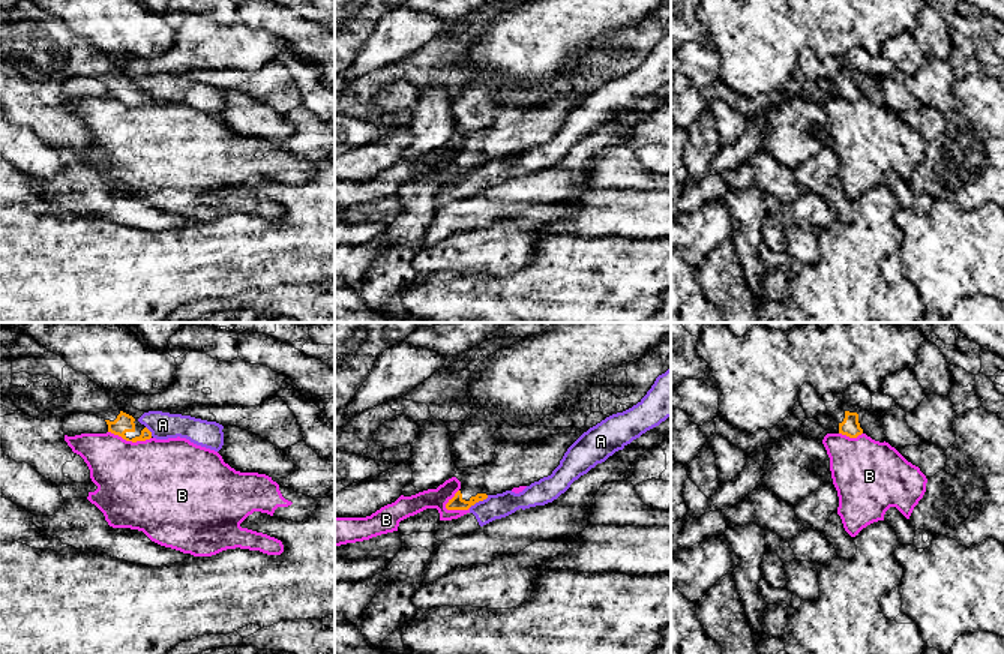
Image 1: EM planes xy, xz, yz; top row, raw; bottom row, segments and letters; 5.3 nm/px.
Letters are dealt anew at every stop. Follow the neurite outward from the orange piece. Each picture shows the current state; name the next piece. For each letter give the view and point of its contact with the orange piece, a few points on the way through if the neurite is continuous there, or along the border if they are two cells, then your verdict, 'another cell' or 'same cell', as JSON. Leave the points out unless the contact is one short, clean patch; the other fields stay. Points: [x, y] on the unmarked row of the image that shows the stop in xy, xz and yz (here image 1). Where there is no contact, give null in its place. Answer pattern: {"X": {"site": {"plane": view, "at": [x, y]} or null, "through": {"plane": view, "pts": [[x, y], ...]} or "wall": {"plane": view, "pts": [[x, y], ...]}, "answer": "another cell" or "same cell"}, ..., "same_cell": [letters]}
{"A": {"site": {"plane": "xz", "at": [477, 165]}, "wall": {"plane": "xz", "pts": [[488, 159], [468, 171]]}, "answer": "another cell"}, "B": {"site": {"plane": "xy", "at": [129, 104]}, "wall": {"plane": "xy", "pts": [[108, 95], [132, 105], [150, 102]]}, "answer": "another cell"}, "same_cell": []}

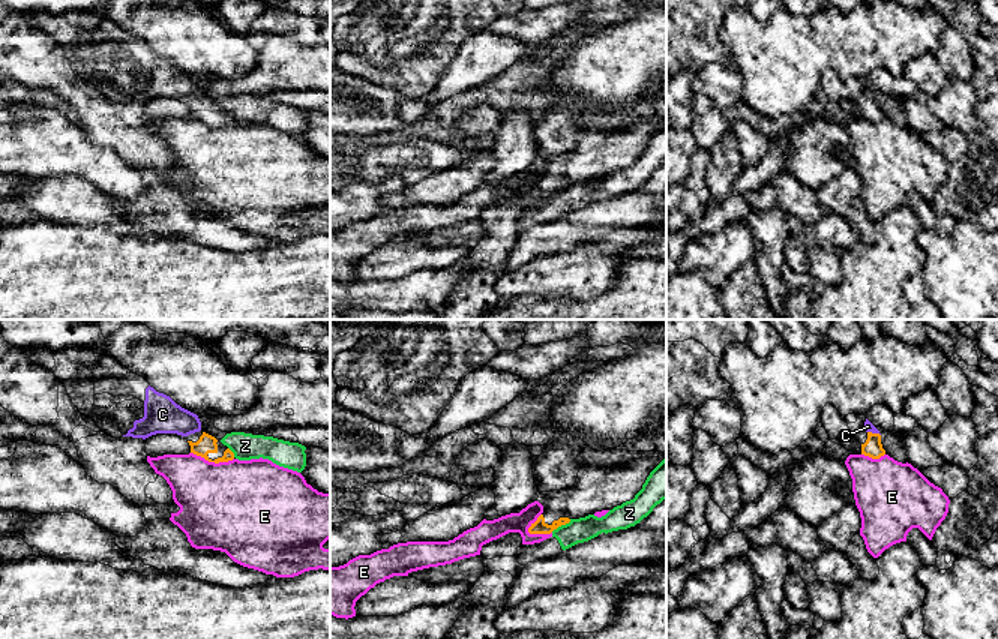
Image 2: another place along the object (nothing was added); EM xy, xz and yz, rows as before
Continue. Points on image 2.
{"C": {"site": {"plane": "yz", "at": [874, 98]}, "through": {"plane": "yz", "pts": [[872, 111], [874, 98], [868, 90]]}, "answer": "same cell"}, "E": {"site": {"plane": "xy", "at": [212, 125]}, "wall": {"plane": "xy", "pts": [[191, 116], [215, 126], [233, 123]]}, "answer": "another cell"}, "Z": {"site": {"plane": "xz", "at": [560, 189]}, "wall": {"plane": "xz", "pts": [[571, 183], [551, 195]]}, "answer": "another cell"}, "same_cell": ["C"]}

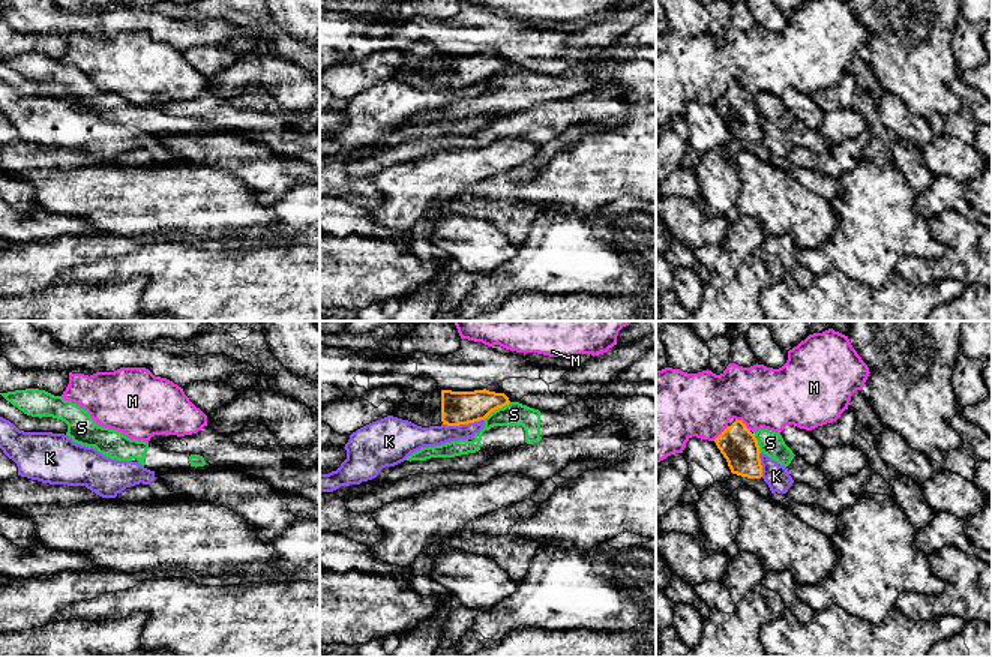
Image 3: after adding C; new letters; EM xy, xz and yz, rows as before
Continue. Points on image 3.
{"K": {"site": {"plane": "xz", "at": [462, 87]}, "wall": {"plane": "xz", "pts": [[483, 83], [443, 89]]}, "answer": "another cell"}, "M": {"site": {"plane": "yz", "at": [743, 87]}, "wall": {"plane": "yz", "pts": [[736, 83], [749, 95]]}, "answer": "another cell"}, "S": {"site": {"plane": "xz", "at": [497, 72]}, "wall": {"plane": "xz", "pts": [[511, 66], [492, 74], [483, 83]]}, "answer": "another cell"}, "same_cell": []}

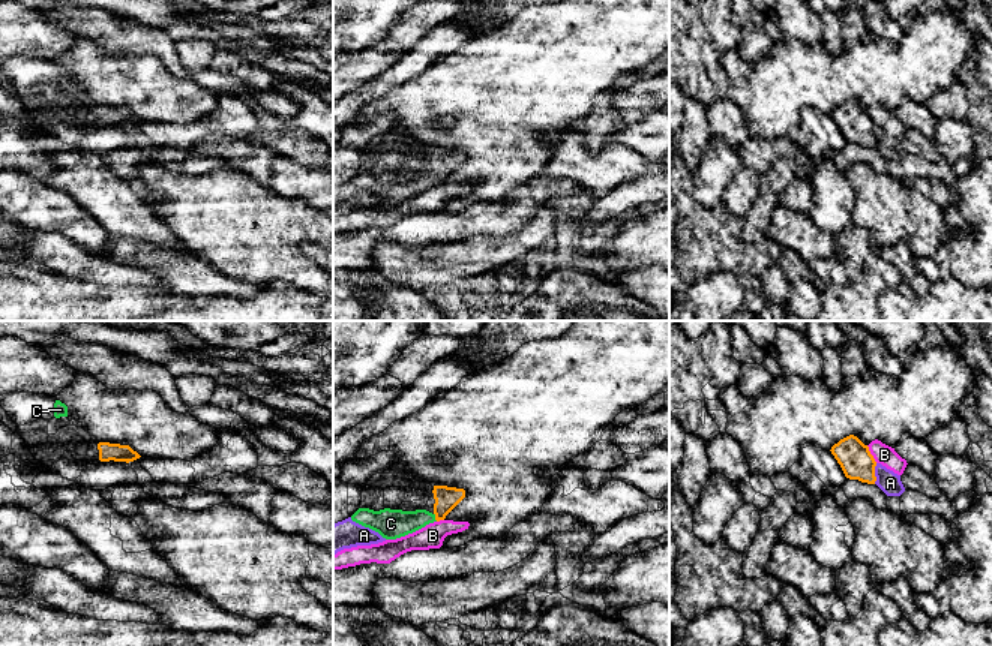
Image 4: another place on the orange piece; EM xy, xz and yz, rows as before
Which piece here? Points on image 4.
{"A": {"site": {"plane": "yz", "at": [874, 138]}, "wall": {"plane": "yz", "pts": [[877, 128], [874, 147]]}, "answer": "another cell"}, "B": {"site": {"plane": "yz", "at": [871, 119]}, "wall": {"plane": "yz", "pts": [[866, 110], [877, 126]]}, "answer": "another cell"}, "C": {"site": {"plane": "xz", "at": [435, 182]}, "through": {"plane": "xz", "pts": [[446, 162], [435, 182], [390, 188]]}, "answer": "same cell"}, "same_cell": ["C"]}

